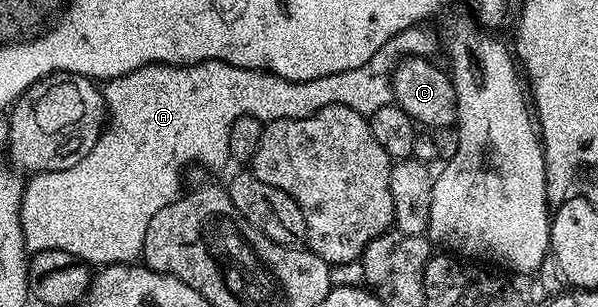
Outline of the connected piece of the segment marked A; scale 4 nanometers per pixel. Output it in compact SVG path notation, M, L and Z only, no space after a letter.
M414 25L410 29L390 37L390 41L386 41L384 48L378 53L374 53L374 57L370 57L370 61L366 65L358 65L358 69L346 69L346 73L334 73L330 77L318 77L314 81L286 81L282 77L270 74L269 71L255 71L245 67L235 67L222 59L208 59L205 63L189 63L187 67L172 67L169 63L152 63L149 67L132 71L128 75L123 75L117 79L109 79L102 87L106 108L106 126L101 131L100 140L94 145L94 149L90 149L90 153L86 153L86 157L82 157L82 161L78 161L78 165L70 165L70 169L62 169L61 171L41 171L33 174L29 178L32 180L23 186L20 196L20 220L22 221L25 248L32 253L37 251L65 251L71 255L78 256L89 265L132 263L139 260L144 249L144 238L146 237L146 229L150 225L150 221L162 208L170 205L174 200L180 198L182 194L180 174L183 173L184 166L187 163L201 163L204 167L216 167L219 165L220 159L227 160L229 158L230 125L234 125L234 121L238 121L238 117L254 115L261 121L271 120L273 115L277 119L301 119L302 117L310 117L314 113L318 113L318 109L329 107L335 103L346 105L350 109L370 117L378 109L385 107L387 103L393 102L393 71L400 61L408 56L432 57L435 56L435 51L435 33L428 28L428 25Z

